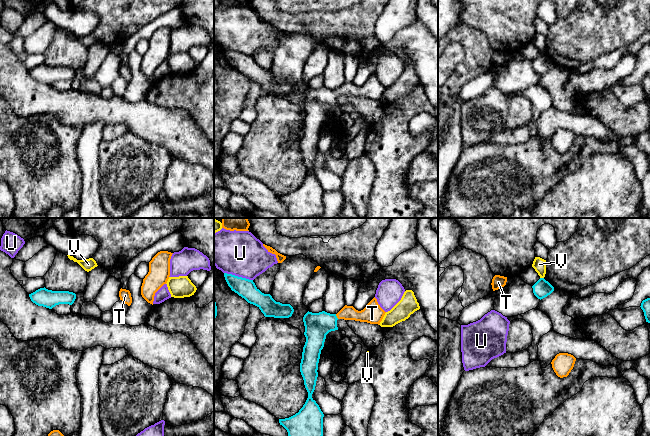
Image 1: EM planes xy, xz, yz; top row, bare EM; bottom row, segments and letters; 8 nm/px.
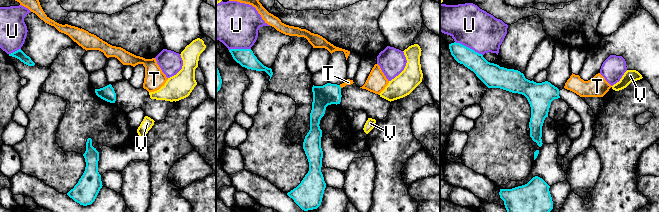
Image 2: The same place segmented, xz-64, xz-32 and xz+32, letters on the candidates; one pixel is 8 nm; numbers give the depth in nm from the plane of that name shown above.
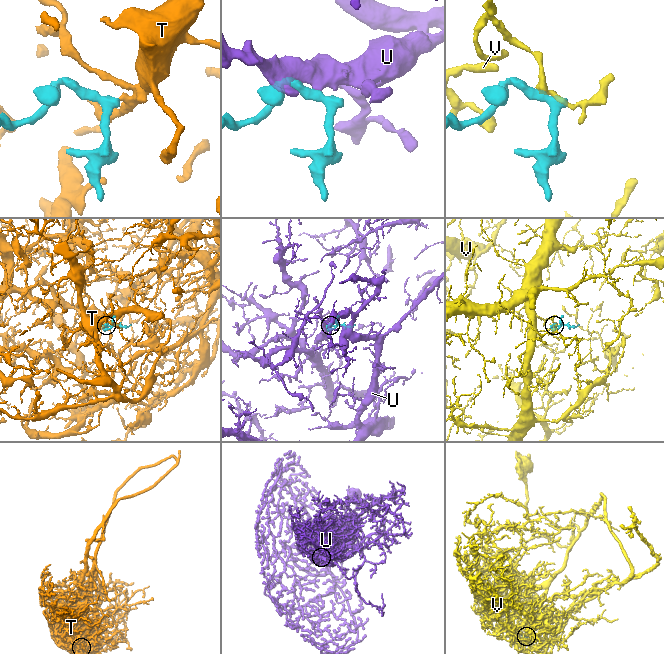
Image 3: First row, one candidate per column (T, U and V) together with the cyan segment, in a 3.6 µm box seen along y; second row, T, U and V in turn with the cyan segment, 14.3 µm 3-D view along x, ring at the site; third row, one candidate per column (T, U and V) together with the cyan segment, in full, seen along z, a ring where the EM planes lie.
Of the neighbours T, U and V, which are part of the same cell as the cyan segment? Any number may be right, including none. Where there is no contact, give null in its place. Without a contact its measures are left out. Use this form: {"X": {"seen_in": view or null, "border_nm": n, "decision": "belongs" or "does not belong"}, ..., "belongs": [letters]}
{"T": {"seen_in": "xz", "border_nm": 50, "decision": "belongs"}, "U": {"seen_in": "xz", "border_nm": 240, "decision": "does not belong"}, "V": {"seen_in": "yz", "border_nm": 30, "decision": "does not belong"}, "belongs": ["T"]}

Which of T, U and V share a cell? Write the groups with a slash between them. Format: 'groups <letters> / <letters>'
groups T / U / V

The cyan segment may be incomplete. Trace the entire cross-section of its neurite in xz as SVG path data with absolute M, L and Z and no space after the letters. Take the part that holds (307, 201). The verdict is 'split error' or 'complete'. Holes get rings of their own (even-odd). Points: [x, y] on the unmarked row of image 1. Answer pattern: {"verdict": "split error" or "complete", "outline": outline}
{"verdict": "split error", "outline": "M374 73L361 87L345 81L337 90L308 87L304 91L306 118L303 123L300 148L308 174L298 189L289 194L279 195L280 201L288 208L290 218L316 218L323 212L324 190L312 174L312 170L316 162L318 139L326 111L338 106L337 96L355 96L379 101L385 89Z"}

